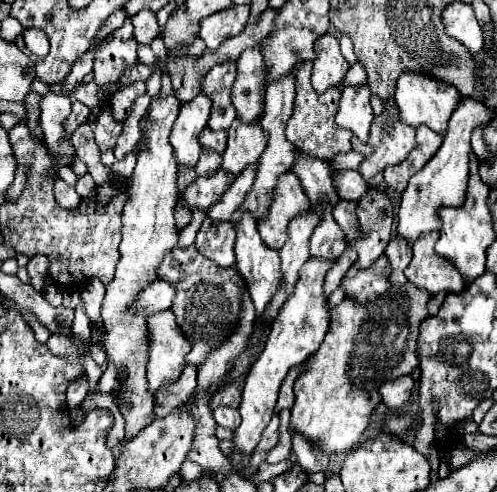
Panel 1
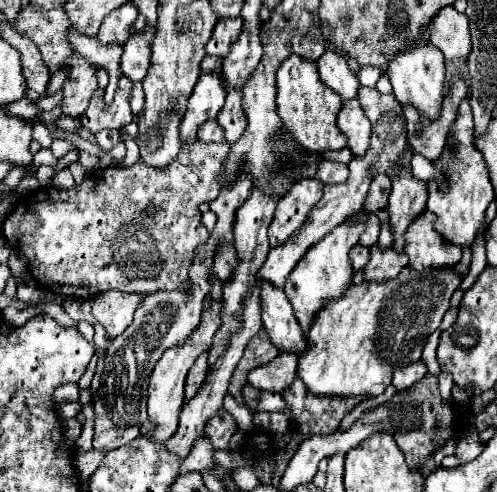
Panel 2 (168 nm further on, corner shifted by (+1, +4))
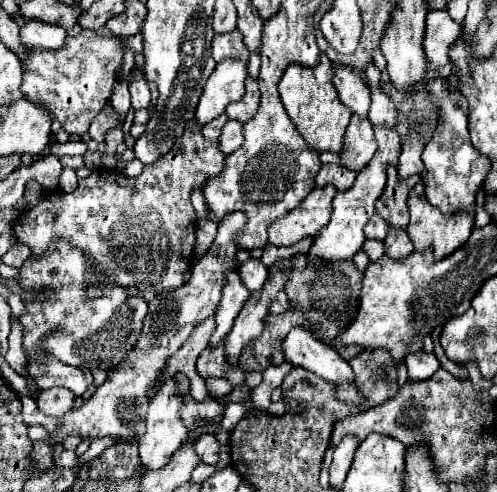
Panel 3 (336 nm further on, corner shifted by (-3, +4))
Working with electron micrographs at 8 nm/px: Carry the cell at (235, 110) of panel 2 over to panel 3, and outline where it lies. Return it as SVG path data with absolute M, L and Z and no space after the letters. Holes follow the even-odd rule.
M228 120L224 124L224 130L222 130L220 138L218 138L218 146L220 146L222 154L224 156L232 154L232 150L238 150L242 146L242 142L244 142L244 138L242 138L242 124Z

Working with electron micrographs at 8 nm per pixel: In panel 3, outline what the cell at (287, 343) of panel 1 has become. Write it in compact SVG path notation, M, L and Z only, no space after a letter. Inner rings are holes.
M376 126L374 134L376 134L376 142L378 142L378 150L376 150L374 158L368 162L368 166L364 170L358 172L352 188L348 188L346 192L338 192L334 196L334 212L332 212L330 224L324 226L324 230L320 230L320 234L314 238L314 246L308 254L310 260L322 260L322 262L352 260L354 254L362 248L362 244L366 240L364 238L364 226L372 218L374 202L380 198L380 194L386 186L386 166L398 162L400 148L402 148L400 136L394 128Z

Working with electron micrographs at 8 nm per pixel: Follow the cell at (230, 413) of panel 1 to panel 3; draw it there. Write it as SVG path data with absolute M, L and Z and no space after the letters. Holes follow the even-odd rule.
M204 434L204 436L200 436L196 440L194 450L196 450L196 454L200 456L200 460L204 464L216 464L218 462L218 454L220 454L220 442L218 442L216 436Z

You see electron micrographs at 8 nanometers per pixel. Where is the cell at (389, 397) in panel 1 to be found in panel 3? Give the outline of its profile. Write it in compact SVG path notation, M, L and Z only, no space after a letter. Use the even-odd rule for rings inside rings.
M420 350L406 356L406 366L408 366L408 380L416 382L416 380L430 378L440 368L440 362L434 354Z

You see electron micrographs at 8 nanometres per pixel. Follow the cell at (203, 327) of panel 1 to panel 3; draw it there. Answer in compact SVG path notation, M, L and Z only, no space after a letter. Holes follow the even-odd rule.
M190 120L184 128L182 138L176 140L172 150L158 158L154 164L144 166L140 176L128 178L126 174L116 170L96 170L86 180L78 180L74 192L48 194L36 208L20 214L14 222L14 234L18 242L30 246L34 256L44 254L52 238L64 238L74 246L80 246L84 254L94 262L98 272L120 282L122 286L156 292L178 288L184 284L182 272L186 272L186 268L190 266L190 254L194 252L196 242L196 214L190 204L190 192L194 188L202 188L208 176L220 174L222 168L224 154L220 154L218 144L208 142L200 134L200 124L196 120Z

